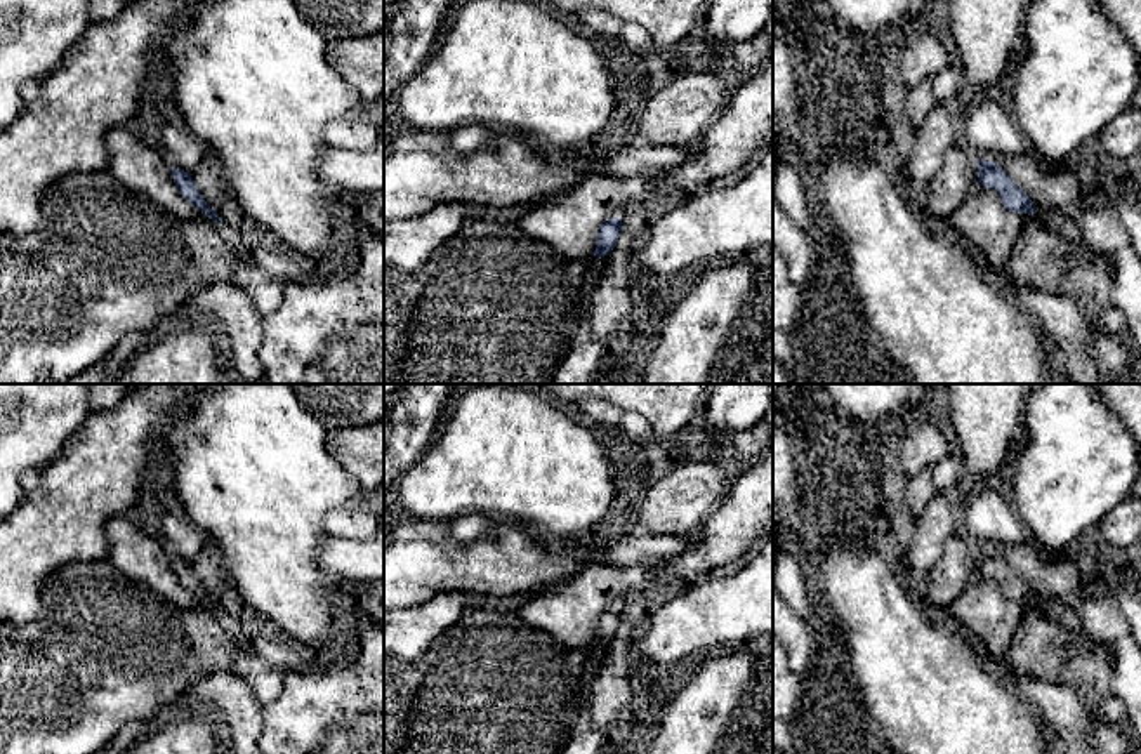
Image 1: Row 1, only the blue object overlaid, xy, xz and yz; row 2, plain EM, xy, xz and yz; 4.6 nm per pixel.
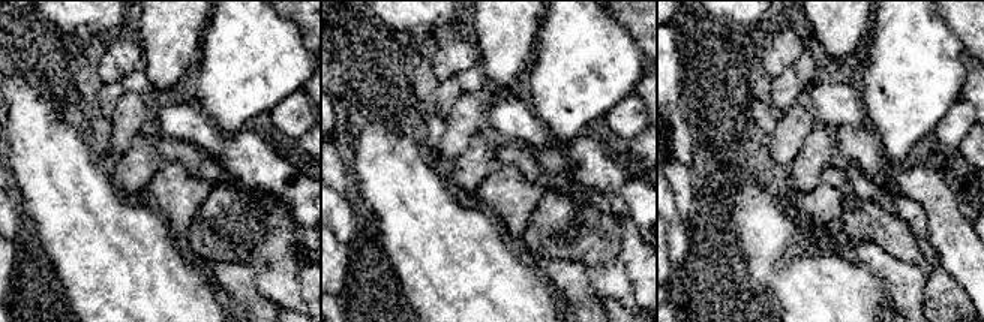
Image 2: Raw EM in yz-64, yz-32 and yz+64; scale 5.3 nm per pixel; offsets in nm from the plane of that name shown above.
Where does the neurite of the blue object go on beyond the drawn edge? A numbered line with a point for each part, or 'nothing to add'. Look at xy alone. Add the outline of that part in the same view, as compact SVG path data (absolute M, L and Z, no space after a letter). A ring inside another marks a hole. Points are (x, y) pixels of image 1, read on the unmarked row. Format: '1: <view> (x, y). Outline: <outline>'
1: xy (233, 628). Outline: M221 612L217 613L217 620L221 622L224 632L229 638L238 639L240 643L248 646L248 625L245 622L240 622L233 618L229 613Z

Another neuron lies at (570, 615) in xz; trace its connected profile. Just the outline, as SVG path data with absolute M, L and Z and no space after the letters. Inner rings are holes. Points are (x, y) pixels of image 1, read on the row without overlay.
M587 565L552 594L535 594L518 615L568 650L590 646L604 610L618 606L651 584L648 565Z

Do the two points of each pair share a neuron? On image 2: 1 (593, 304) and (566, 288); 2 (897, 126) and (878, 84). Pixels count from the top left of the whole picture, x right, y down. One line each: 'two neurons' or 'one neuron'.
1: one neuron
2: one neuron

